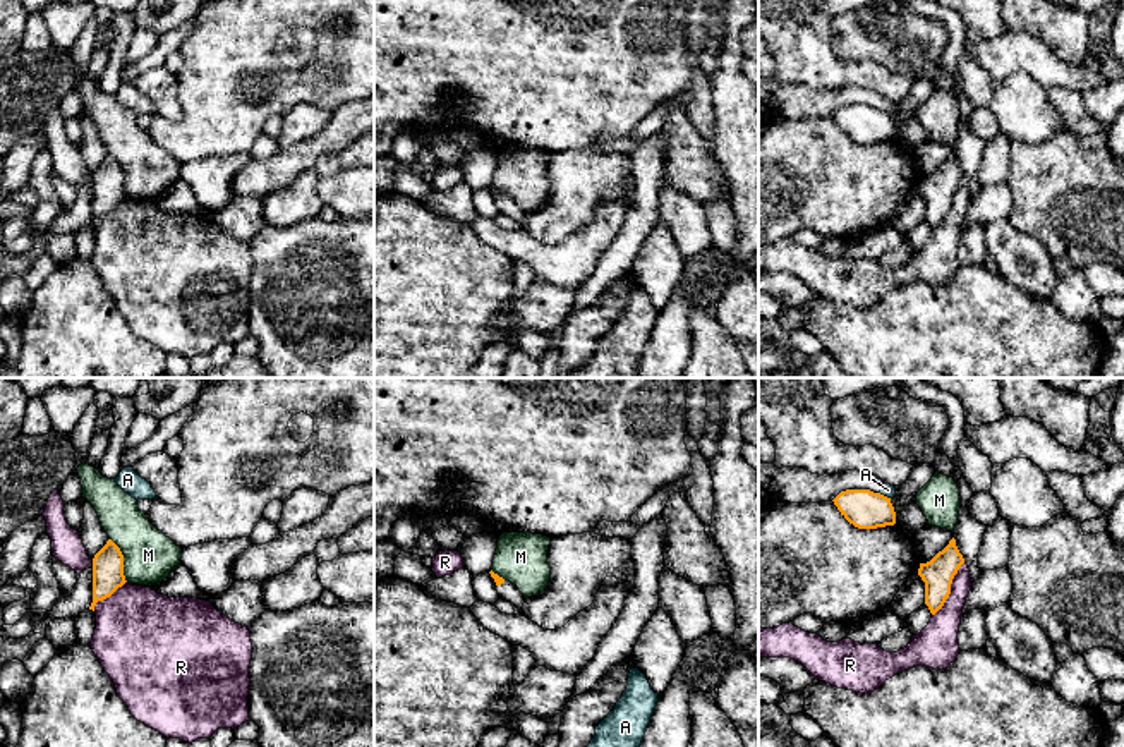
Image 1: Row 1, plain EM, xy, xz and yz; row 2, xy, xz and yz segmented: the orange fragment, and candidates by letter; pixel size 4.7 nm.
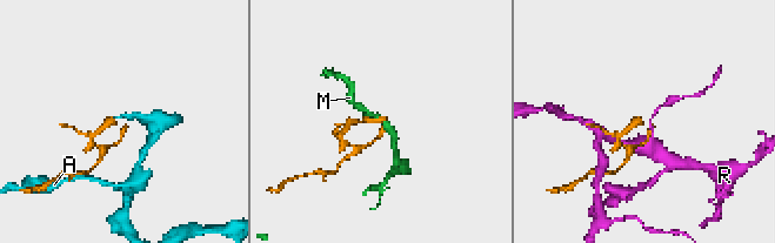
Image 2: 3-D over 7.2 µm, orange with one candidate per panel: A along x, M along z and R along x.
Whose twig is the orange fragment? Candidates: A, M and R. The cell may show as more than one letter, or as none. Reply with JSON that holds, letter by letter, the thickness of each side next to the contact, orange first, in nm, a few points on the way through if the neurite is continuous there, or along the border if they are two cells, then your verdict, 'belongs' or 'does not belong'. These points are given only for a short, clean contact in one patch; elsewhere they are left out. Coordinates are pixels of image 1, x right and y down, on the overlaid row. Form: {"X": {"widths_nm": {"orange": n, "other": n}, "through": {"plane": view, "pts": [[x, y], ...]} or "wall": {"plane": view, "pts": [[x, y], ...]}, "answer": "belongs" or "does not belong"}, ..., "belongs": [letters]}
{"A": {"widths_nm": {"orange": 180, "other": 60}, "wall": {"plane": "yz", "pts": [[879, 493], [889, 498]]}, "answer": "does not belong"}, "M": {"widths_nm": {"orange": 140, "other": 240}, "answer": "does not belong"}, "R": {"widths_nm": {"orange": 150, "other": 180}, "answer": "does not belong"}, "belongs": []}

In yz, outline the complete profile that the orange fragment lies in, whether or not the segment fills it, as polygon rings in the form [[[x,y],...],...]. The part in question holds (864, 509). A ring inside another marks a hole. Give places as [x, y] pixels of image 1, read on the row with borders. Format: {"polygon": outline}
{"polygon": [[[846,489],[834,500],[841,515],[858,529],[877,529],[896,524],[891,498],[870,489]]]}

